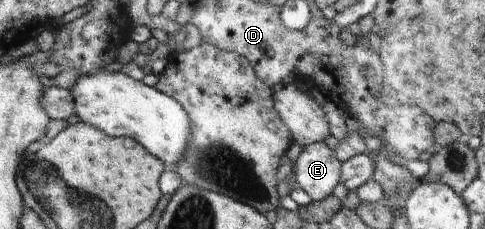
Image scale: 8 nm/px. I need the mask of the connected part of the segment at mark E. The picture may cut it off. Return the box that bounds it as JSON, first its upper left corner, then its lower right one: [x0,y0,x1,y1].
[294,143,341,201]

